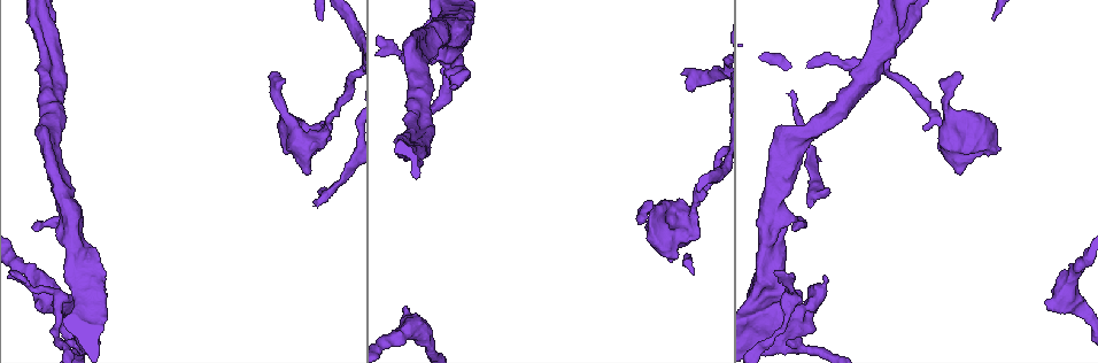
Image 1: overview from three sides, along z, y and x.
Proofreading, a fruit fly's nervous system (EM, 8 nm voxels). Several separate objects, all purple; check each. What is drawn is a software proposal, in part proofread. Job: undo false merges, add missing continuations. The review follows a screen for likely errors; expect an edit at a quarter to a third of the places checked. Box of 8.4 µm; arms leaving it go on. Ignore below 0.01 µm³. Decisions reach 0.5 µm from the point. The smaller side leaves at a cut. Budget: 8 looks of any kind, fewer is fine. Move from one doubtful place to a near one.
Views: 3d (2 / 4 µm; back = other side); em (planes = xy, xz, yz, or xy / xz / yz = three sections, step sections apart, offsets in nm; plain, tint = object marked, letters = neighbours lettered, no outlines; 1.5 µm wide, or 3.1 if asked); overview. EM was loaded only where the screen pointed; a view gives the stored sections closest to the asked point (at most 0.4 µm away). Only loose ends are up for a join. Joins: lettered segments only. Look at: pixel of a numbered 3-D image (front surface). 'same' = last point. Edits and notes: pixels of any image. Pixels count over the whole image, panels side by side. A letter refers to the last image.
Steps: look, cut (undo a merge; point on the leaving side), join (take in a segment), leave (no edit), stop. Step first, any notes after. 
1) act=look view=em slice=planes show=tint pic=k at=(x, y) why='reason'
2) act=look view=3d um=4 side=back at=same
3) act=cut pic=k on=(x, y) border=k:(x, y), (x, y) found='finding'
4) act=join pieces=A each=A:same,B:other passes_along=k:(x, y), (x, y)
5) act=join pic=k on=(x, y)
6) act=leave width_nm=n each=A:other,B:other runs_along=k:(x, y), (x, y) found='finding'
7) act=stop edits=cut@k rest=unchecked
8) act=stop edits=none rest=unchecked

act=look view=3d um=2 pic=1 at=(813, 298) why='sudden change in width'

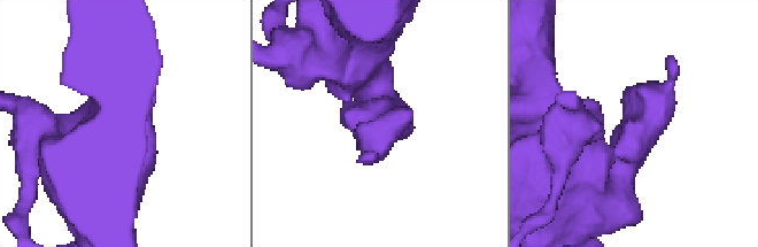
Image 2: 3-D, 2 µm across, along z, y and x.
act=look view=em slice=planes show=letters pic=2 at=(378, 127)

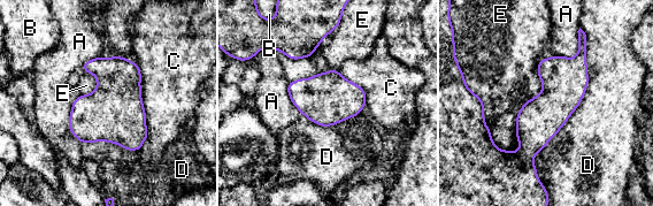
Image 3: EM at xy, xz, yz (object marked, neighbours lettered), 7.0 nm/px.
act=leave longest_contact=D:900nm each=A:other,B:other,C:other,D:other,E:other border=3:(469, 89), (481, 99), (489, 128) found='continuous, no second neuron'

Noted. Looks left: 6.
act=look view=em slice=planes show=letters pic=1 at=(33, 229) why='free end'

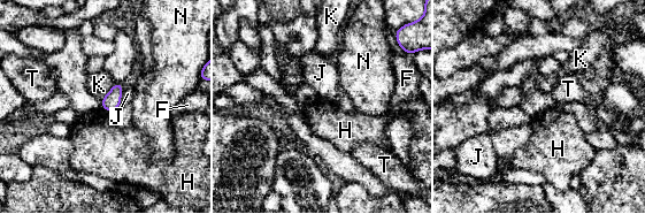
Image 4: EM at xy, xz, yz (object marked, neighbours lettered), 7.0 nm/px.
act=leave width_nm=120 each=F:other,H:other,J:other,K:other,N:other,T:other border=4:(101, 107), (112, 112) found='no lettered segment goes on from it'

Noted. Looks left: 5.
act=look view=3d um=4 pic=1 at=(682, 74) why='tapers out'

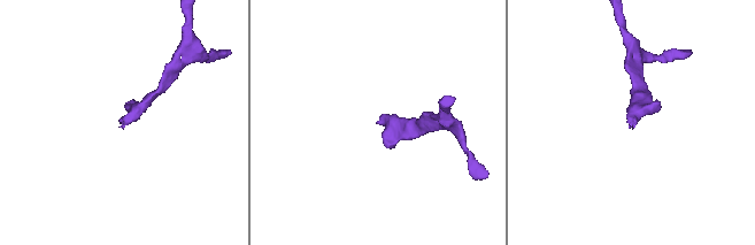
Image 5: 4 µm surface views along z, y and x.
act=look view=em slice=planes show=plain pic=5 at=(633, 118) why='need the tissue'

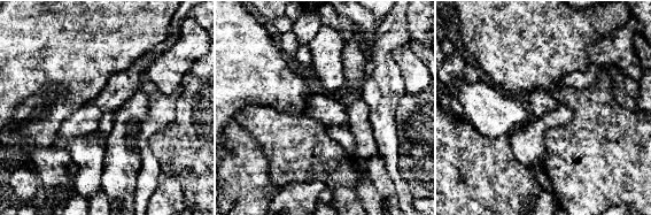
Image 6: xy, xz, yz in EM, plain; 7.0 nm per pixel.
act=look view=em slice=planes show=letters at=same

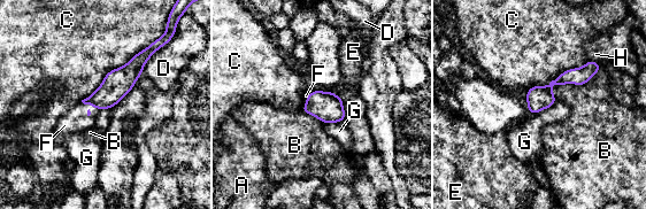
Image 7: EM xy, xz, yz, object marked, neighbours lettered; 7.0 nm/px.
act=join pieces=F each=A:other,B:other,C:other,D:other,E:other,F:same,G:other,H:other passes_along=7:(117, 83), (90, 103), (75, 121) found='it goes on there'

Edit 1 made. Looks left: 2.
act=stop edits=join@7 rest=unchecked

